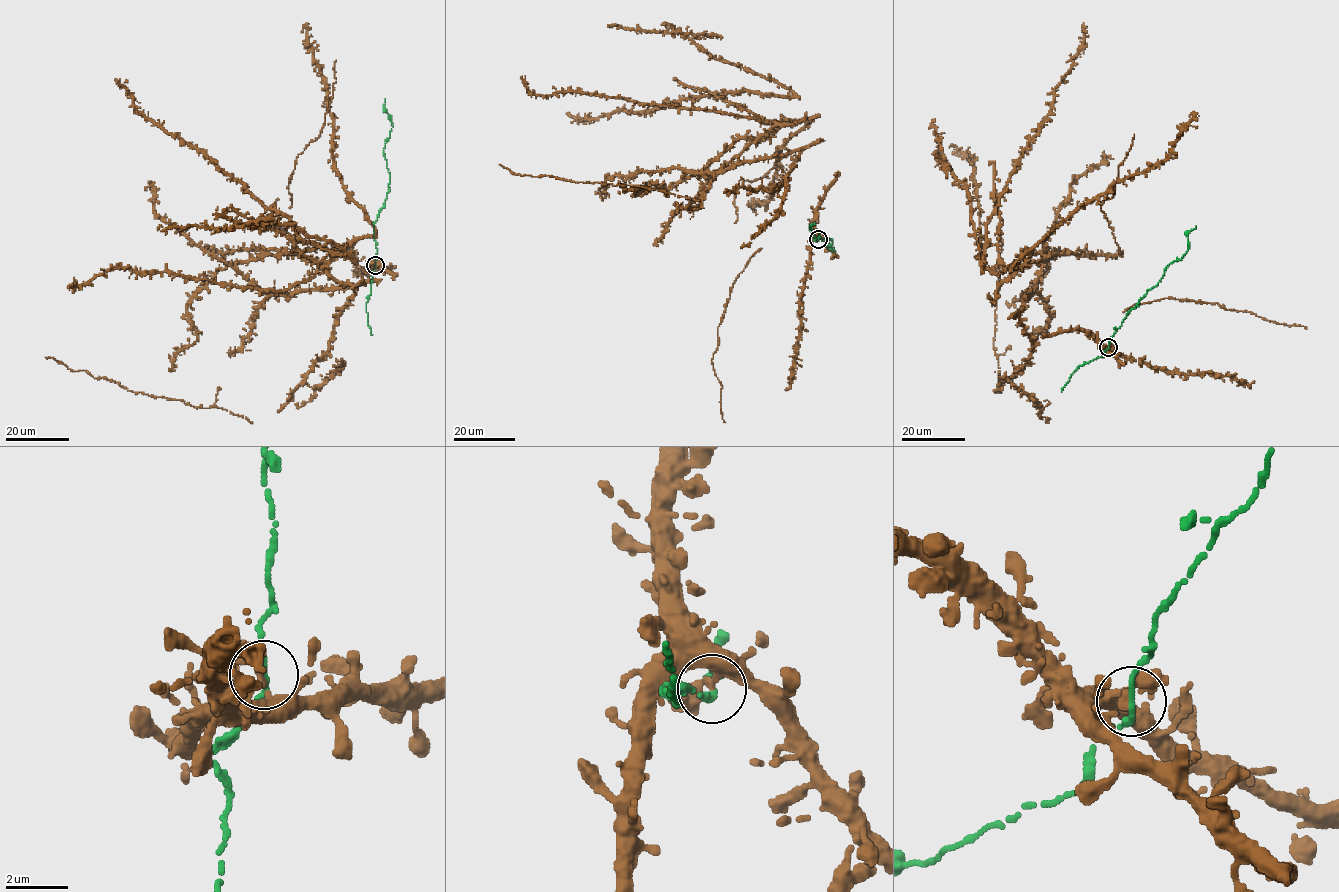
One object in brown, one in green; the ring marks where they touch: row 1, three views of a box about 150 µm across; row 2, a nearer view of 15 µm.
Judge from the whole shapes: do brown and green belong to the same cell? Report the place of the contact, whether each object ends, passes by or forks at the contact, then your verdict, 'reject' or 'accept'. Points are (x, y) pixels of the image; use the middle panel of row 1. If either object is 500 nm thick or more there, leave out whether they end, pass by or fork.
(818, 239) | brown passes by | green ends | accept

